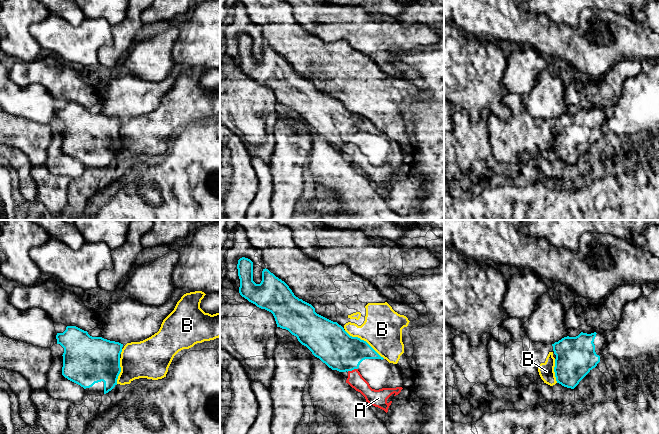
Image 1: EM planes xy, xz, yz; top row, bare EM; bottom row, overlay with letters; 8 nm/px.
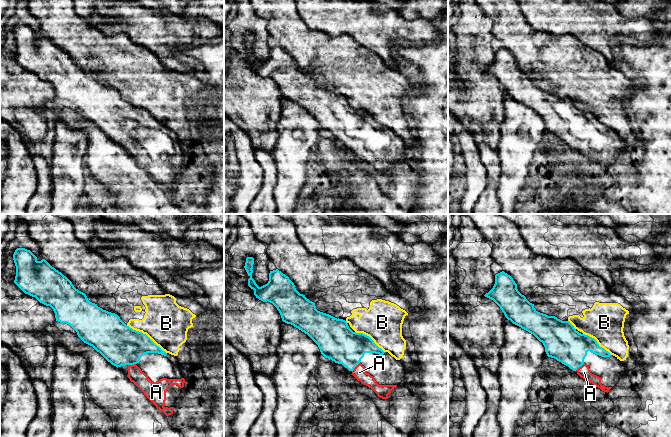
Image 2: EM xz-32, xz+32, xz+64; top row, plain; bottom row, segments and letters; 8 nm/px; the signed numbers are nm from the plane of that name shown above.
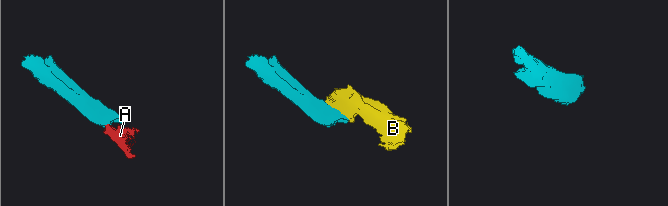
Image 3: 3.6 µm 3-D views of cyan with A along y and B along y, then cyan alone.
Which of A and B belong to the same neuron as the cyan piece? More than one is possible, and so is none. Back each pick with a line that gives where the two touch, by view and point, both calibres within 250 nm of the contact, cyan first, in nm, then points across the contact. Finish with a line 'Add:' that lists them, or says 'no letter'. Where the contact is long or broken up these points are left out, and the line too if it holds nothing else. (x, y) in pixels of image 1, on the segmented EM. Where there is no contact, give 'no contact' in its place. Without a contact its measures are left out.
A: contact xz (352, 369); calibres 300 and 120 nm
Add: A

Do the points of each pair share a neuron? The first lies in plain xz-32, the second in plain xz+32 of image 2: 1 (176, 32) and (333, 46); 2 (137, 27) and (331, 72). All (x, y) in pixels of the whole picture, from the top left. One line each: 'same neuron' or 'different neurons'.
1: different neurons
2: different neurons

